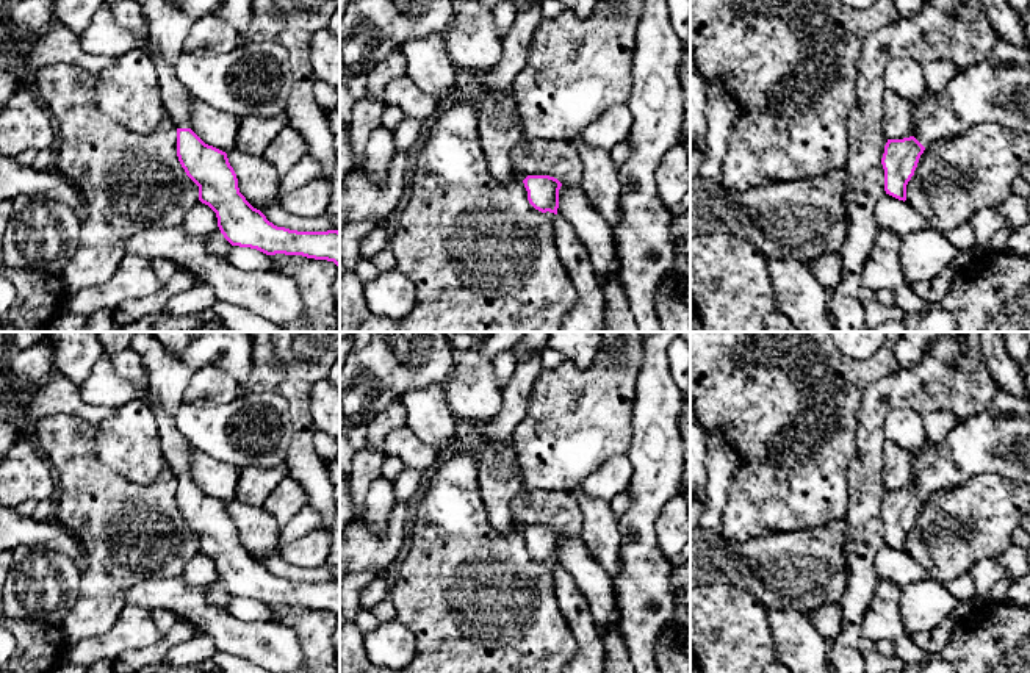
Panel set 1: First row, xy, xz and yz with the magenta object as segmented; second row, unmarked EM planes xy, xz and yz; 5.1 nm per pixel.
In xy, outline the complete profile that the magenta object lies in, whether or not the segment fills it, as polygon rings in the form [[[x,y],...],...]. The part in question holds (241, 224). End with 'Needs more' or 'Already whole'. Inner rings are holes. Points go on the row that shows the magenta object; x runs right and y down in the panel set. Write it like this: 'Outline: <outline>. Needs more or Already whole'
Outline: [[[135,0],[108,5],[116,23],[139,38],[139,49],[152,58],[166,116],[177,127],[177,157],[186,175],[199,186],[199,200],[218,218],[218,227],[232,246],[257,249],[266,255],[302,255],[333,261],[340,268],[340,232],[297,232],[277,227],[239,193],[227,153],[205,144],[191,130],[193,95],[150,41],[147,19]]]. Needs more

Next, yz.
Outline: [[[999,41],[985,61],[958,69],[939,94],[913,102],[914,135],[888,139],[881,164],[886,194],[906,200],[906,185],[924,150],[971,125],[996,122],[1030,133],[1030,49]]]. Needs more

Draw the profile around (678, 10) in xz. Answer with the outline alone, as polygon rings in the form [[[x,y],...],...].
[[[668,0],[668,16],[682,44],[690,44],[690,0]]]

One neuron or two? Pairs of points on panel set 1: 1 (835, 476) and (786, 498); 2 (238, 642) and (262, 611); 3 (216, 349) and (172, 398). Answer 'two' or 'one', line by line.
1: one
2: two
3: one

